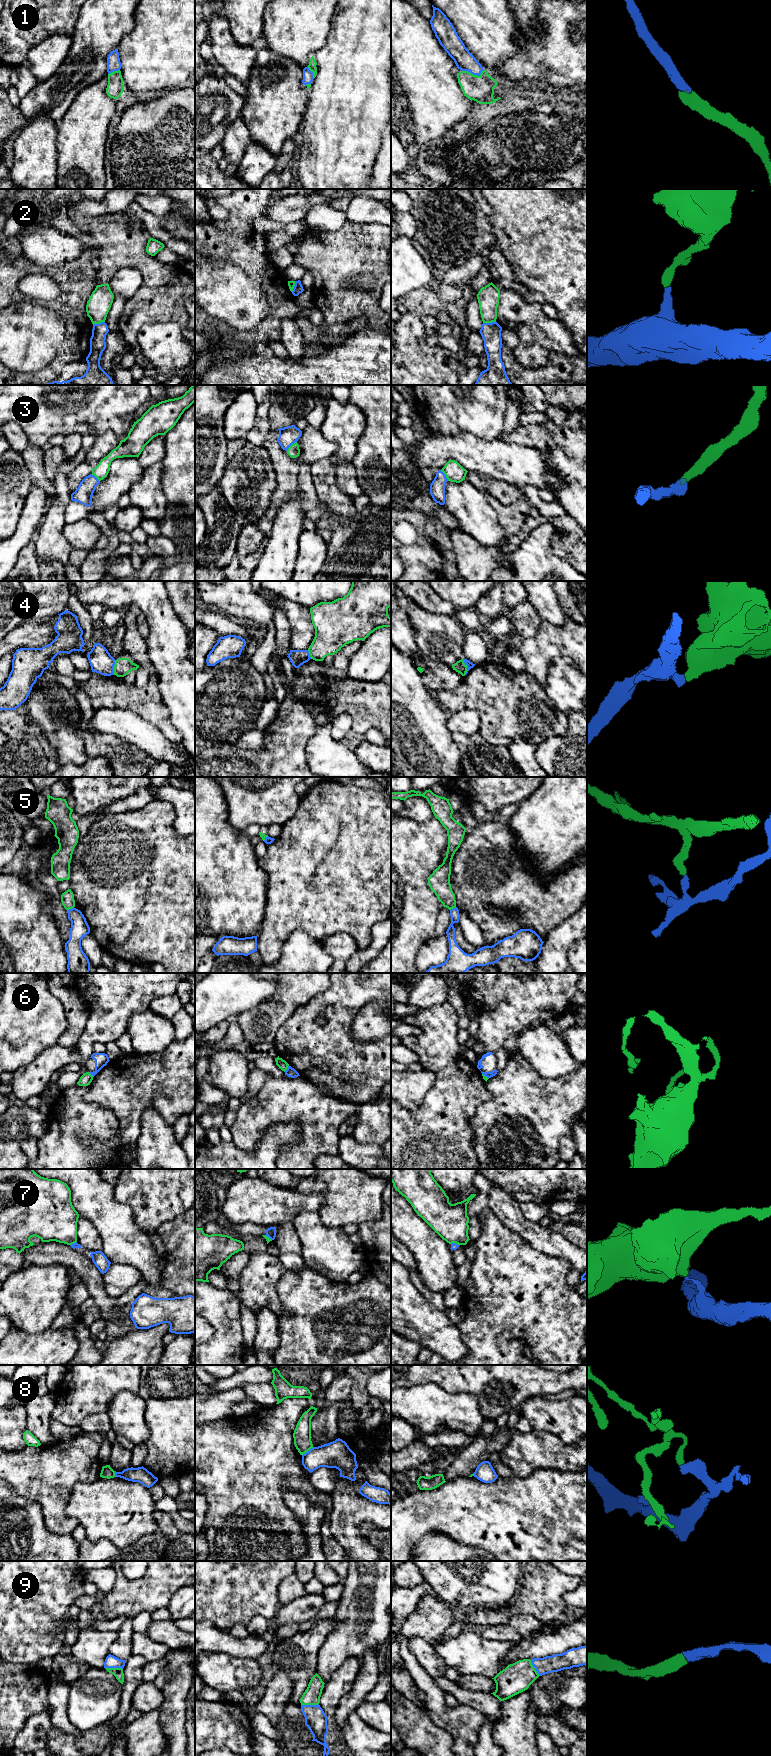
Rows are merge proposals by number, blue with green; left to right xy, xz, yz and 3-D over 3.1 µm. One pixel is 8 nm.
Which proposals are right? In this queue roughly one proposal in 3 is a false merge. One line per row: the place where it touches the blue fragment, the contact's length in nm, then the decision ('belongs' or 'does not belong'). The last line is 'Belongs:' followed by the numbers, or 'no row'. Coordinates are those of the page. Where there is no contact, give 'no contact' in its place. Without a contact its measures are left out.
1: contact yz (472, 73); length 180 nm; belongs
2: contact yz (489, 323); length 110 nm; does not belong
3: contact xz (291, 444); length 120 nm; belongs
4: contact yz (467, 666); length 120 nm; does not belong
5: contact xy (70, 909); length 70 nm; does not belong
6: contact xz (287, 1068); length 70 nm; does not belong
7: contact yz (455, 1243); length 70 nm; does not belong
8: contact xz (308, 1451); length 120 nm; does not belong
9: contact xy (114, 1667); length 140 nm; belongs
Belongs: 1, 3, 9

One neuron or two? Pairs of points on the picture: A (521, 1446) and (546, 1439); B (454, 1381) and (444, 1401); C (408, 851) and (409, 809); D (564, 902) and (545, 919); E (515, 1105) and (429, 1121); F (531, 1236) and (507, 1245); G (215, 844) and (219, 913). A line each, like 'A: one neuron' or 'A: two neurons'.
A: one neuron
B: two neurons
C: two neurons
D: one neuron
E: two neurons
F: two neurons
G: one neuron

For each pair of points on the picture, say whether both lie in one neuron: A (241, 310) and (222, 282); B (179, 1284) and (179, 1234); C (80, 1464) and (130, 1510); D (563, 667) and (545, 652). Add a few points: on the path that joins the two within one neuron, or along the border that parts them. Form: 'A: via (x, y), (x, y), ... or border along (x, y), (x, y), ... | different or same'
A: via (239, 303), (225, 289) | same
B: via (179, 1272), (179, 1246) | same
C: border along (100, 1477), (90, 1482), (77, 1482), (74, 1485) | different
D: border along (576, 665), (567, 657), (555, 657), (546, 681) | different

